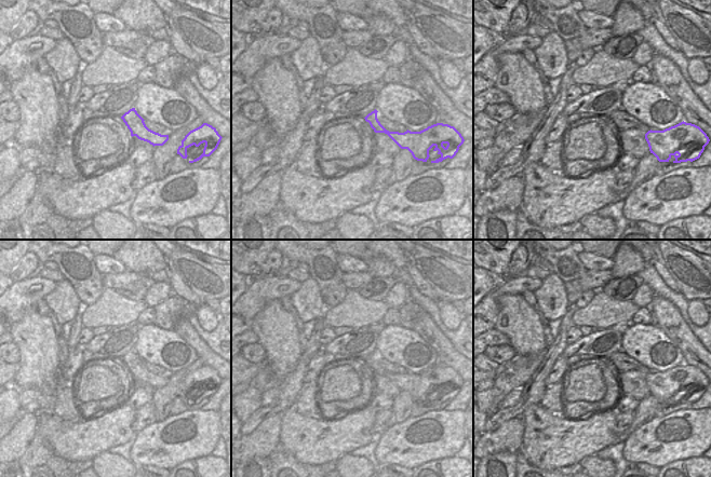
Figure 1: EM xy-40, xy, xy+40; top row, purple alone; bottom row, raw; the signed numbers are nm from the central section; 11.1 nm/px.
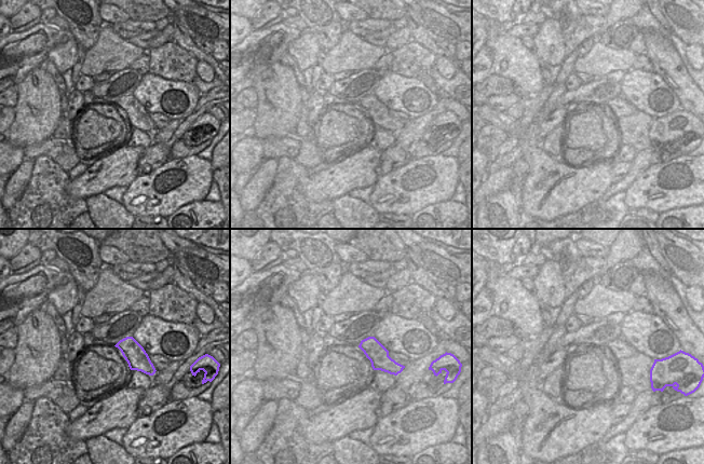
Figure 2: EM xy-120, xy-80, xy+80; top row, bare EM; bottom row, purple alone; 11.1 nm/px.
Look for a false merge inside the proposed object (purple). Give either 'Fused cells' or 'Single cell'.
Single cell.

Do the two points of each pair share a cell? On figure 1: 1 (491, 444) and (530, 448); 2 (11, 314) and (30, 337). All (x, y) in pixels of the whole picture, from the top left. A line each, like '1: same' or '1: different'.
1: different
2: different

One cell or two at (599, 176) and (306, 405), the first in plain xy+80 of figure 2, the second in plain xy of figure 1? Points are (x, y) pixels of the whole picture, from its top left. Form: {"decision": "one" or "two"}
{"decision": "two"}

